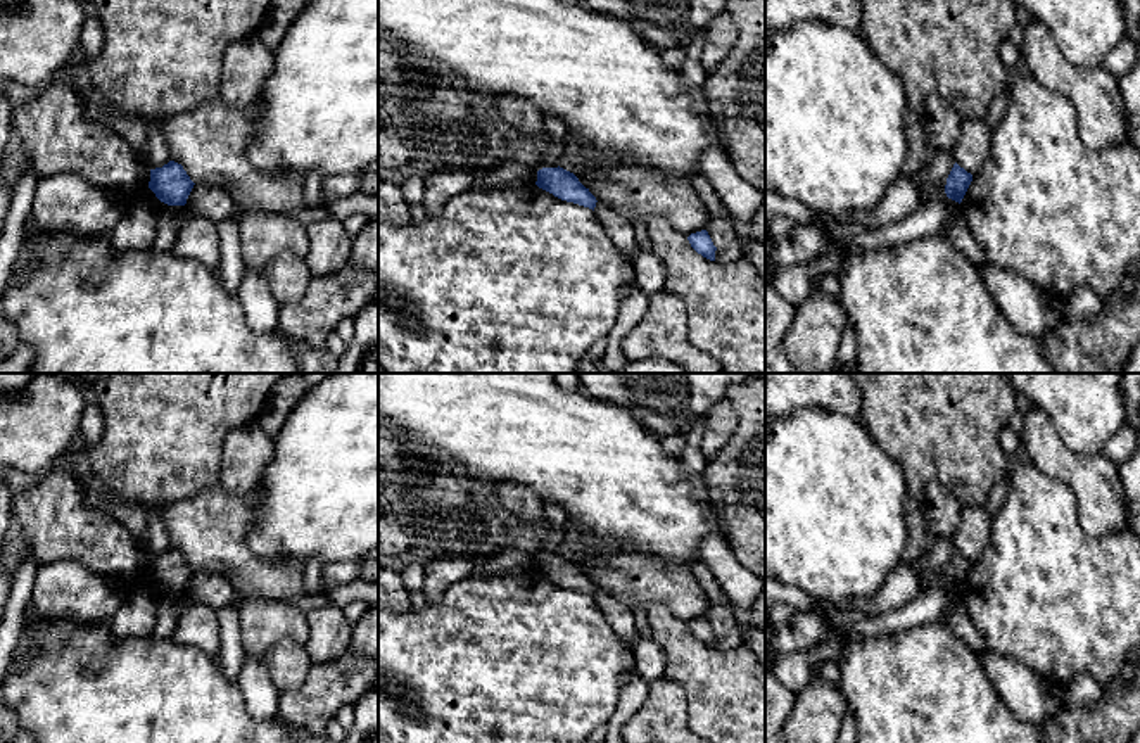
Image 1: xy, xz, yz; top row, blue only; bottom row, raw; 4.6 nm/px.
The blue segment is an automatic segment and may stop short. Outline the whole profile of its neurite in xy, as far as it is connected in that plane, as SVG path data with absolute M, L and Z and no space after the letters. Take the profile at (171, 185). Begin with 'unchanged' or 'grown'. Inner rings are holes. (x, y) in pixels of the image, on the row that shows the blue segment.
unchanged | M174 161L150 169L149 188L168 206L185 206L193 185L183 166Z

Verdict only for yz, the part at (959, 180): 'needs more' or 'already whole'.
already whole

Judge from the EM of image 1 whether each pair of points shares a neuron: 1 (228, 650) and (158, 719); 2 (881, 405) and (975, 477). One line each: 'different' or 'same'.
1: different
2: same

